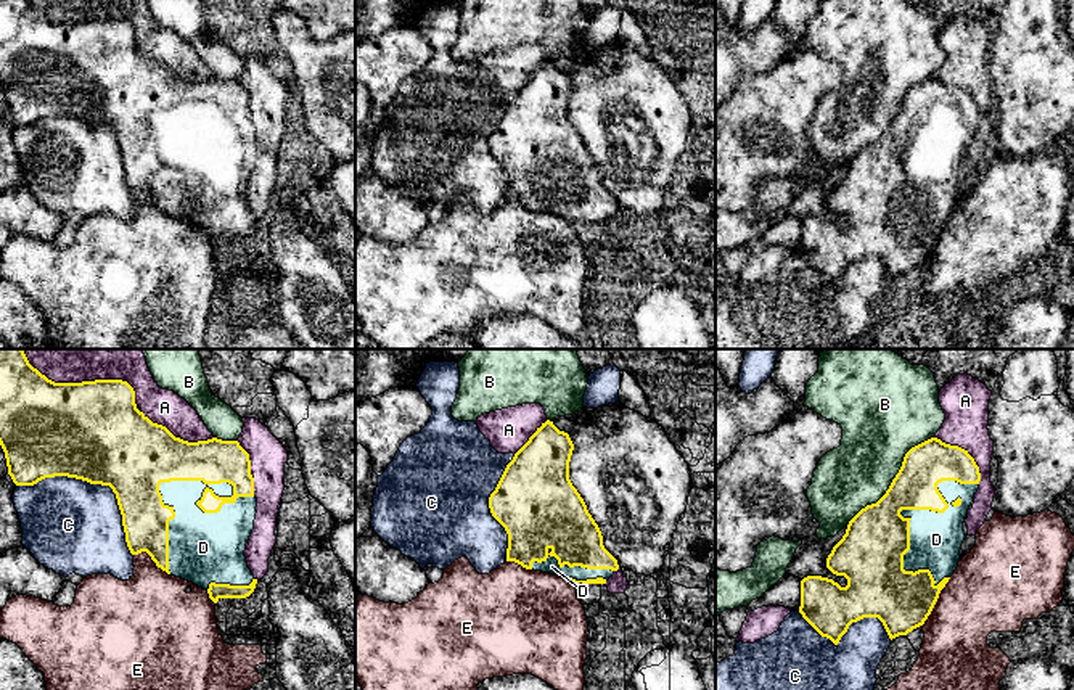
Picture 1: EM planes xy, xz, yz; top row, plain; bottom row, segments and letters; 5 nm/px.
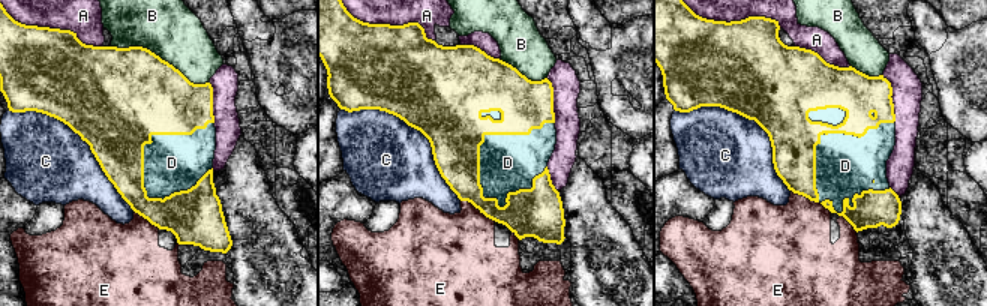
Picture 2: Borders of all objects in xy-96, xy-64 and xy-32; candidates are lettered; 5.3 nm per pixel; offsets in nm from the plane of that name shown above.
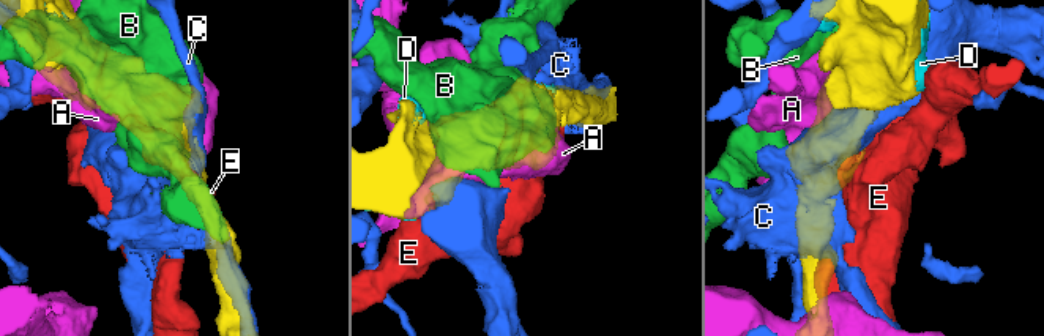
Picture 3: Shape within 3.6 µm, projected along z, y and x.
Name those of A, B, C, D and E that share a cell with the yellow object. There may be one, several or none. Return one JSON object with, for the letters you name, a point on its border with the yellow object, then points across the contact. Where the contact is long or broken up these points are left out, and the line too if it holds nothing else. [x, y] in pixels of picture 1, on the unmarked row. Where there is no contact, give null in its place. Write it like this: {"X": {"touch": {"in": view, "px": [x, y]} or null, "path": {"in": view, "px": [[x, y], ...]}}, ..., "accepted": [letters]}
{"D": {"touch": {"in": "xy", "px": [176, 119]}}, "accepted": ["D"]}

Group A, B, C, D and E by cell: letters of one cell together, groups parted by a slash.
A / B / C / D / E

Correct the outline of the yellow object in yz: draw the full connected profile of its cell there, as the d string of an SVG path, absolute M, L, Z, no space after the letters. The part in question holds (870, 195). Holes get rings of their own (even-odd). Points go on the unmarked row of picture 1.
M937 77L912 87L886 133L849 161L846 174L826 198L826 207L836 216L844 216L847 225L841 227L833 219L822 216L804 217L801 220L801 256L834 285L839 283L852 262L863 257L878 257L891 280L923 265L941 230L958 206L961 183L966 177L963 161L979 129L979 121L979 106L968 90L945 84Z

